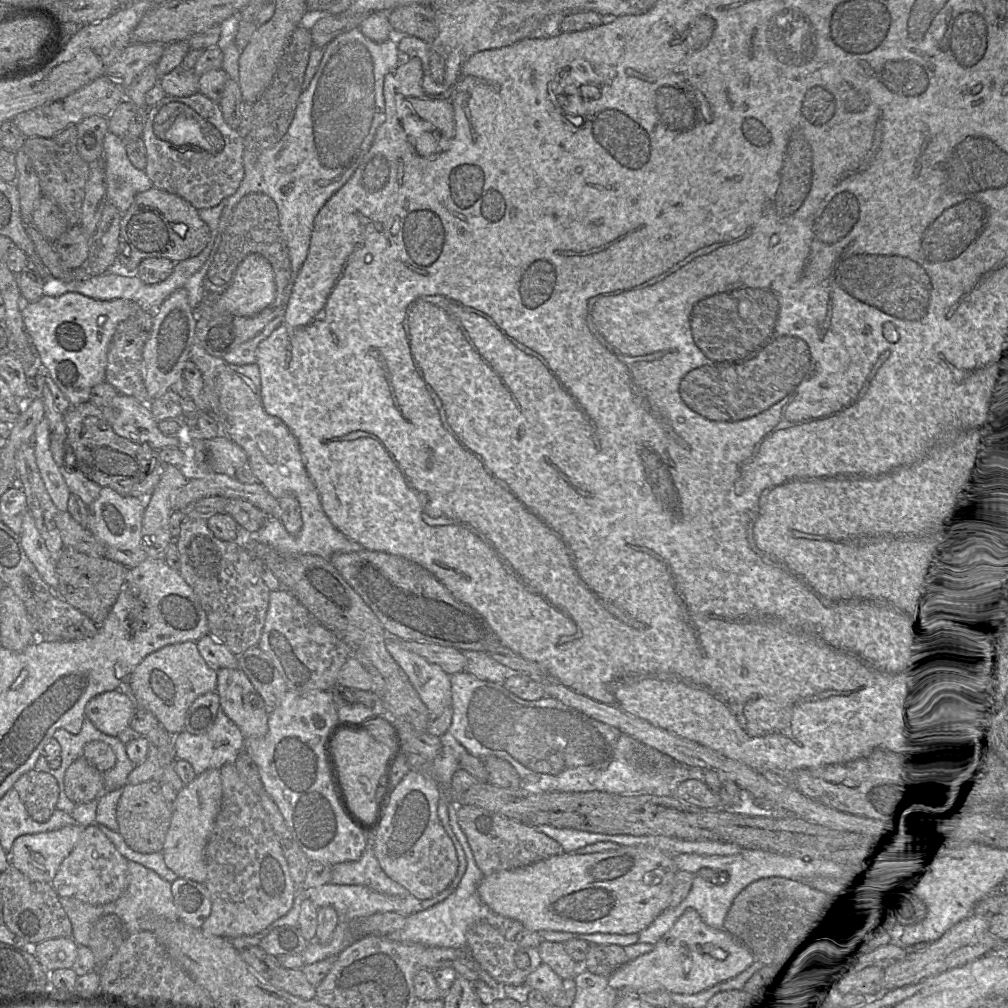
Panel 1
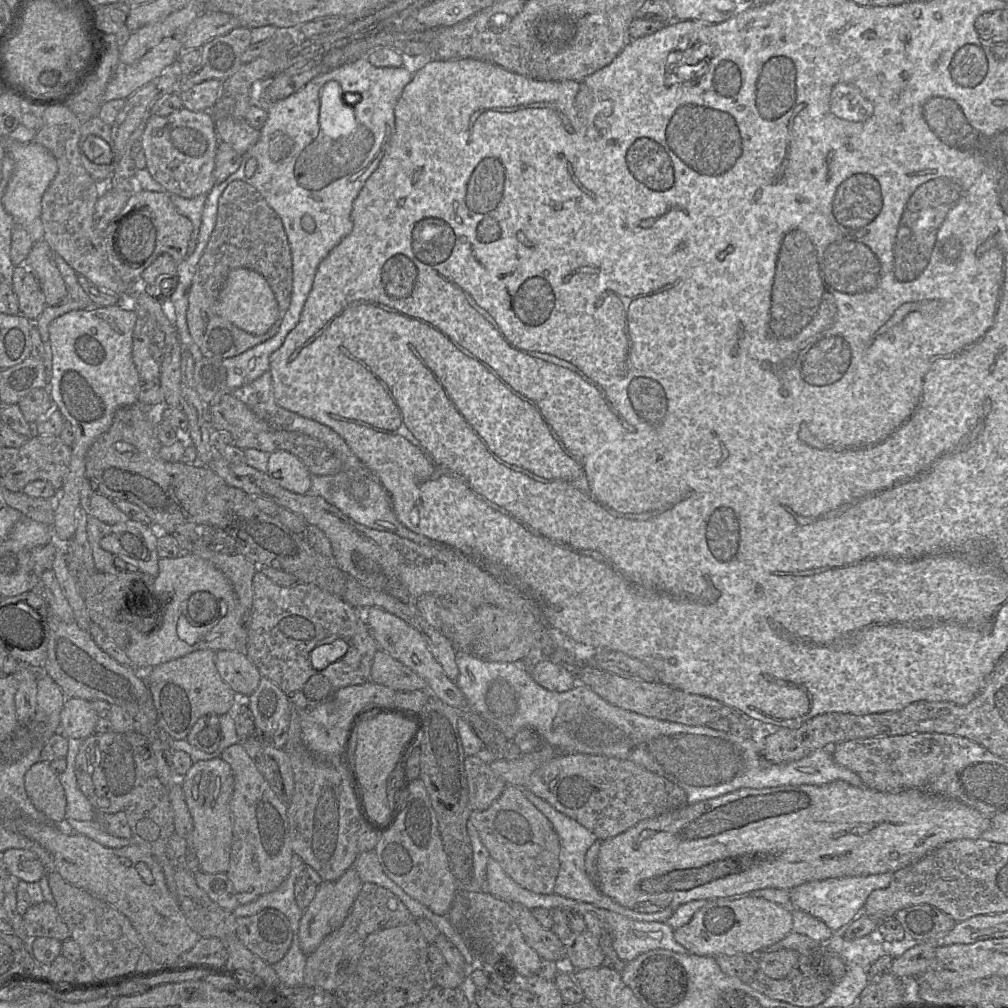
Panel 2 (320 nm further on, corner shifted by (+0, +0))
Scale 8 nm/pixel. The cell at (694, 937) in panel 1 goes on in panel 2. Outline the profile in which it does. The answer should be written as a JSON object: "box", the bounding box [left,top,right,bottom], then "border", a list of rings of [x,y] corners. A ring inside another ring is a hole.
{"box":[674,894,793,956],"border":[[[752,894],[708,900],[685,925],[674,930],[674,939],[699,956],[756,954],[792,932],[793,910]]]}

